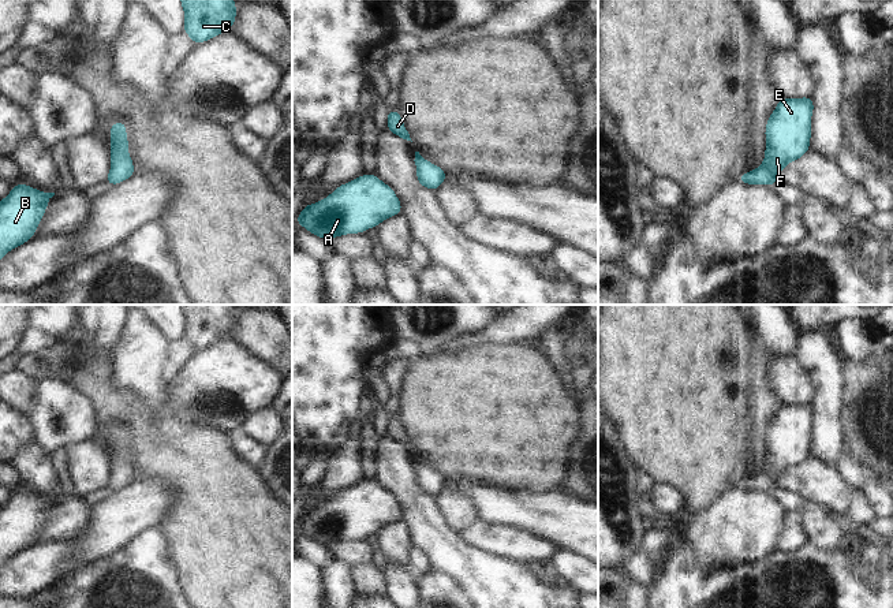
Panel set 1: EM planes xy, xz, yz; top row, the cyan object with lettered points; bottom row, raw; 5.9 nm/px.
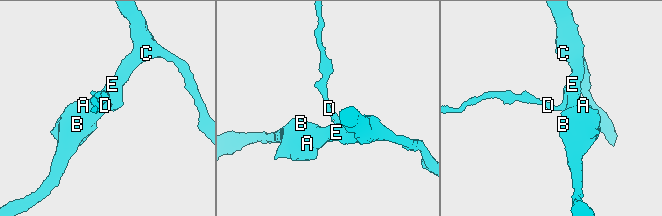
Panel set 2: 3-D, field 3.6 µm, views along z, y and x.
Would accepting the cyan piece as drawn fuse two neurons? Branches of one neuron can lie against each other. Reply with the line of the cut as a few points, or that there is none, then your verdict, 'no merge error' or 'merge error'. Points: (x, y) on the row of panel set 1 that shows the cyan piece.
cut none; no merge error

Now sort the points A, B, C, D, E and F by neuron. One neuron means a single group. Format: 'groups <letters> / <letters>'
groups A B C D E F

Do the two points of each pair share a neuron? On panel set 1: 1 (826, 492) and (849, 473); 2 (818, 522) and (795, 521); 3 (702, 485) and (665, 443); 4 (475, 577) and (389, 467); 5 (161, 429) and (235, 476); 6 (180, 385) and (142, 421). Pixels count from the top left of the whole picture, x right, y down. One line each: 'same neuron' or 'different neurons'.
1: different neurons
2: different neurons
3: same neuron
4: same neuron
5: same neuron
6: different neurons

